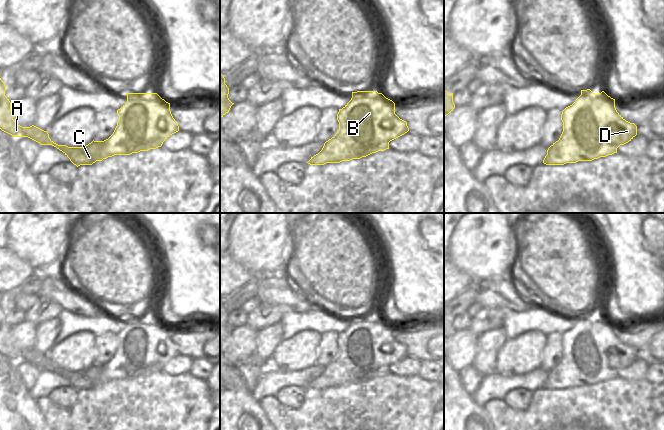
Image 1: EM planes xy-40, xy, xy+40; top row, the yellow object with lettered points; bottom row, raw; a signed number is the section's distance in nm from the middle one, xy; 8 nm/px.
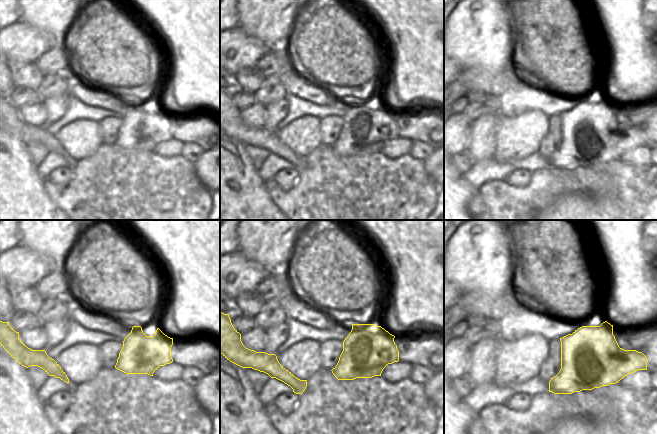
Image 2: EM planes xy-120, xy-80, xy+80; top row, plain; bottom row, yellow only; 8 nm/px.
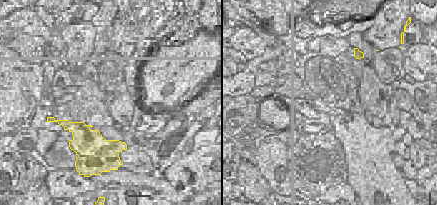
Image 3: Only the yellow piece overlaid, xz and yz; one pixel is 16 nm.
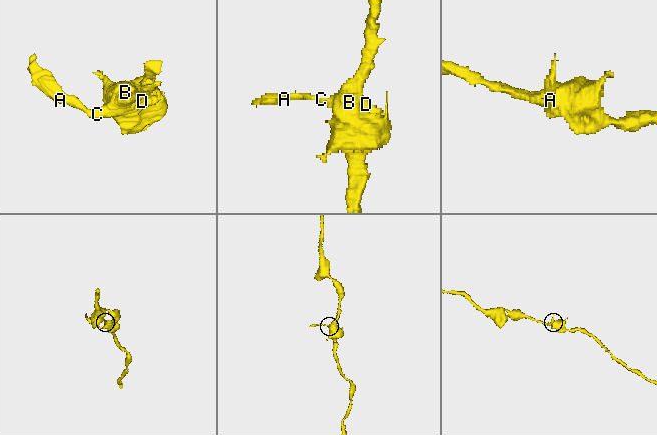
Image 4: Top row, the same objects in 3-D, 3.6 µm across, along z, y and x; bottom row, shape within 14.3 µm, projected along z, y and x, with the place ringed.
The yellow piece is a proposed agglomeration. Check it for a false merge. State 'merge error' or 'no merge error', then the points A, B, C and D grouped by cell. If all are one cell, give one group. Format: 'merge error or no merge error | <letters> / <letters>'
merge error | A C / B D

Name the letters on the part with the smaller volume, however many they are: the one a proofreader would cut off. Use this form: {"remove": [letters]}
{"remove": ["A", "C"]}

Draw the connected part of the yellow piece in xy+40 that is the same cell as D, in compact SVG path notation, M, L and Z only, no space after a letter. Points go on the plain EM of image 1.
M590 313L581 314L575 326L561 338L563 356L558 365L547 374L551 389L564 389L578 385L592 385L617 377L617 372L637 359L637 350L626 345L615 332L615 323L604 315L595 318Z

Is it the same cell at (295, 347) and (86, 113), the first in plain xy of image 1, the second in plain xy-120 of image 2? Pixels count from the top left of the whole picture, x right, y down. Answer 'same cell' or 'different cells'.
different cells

